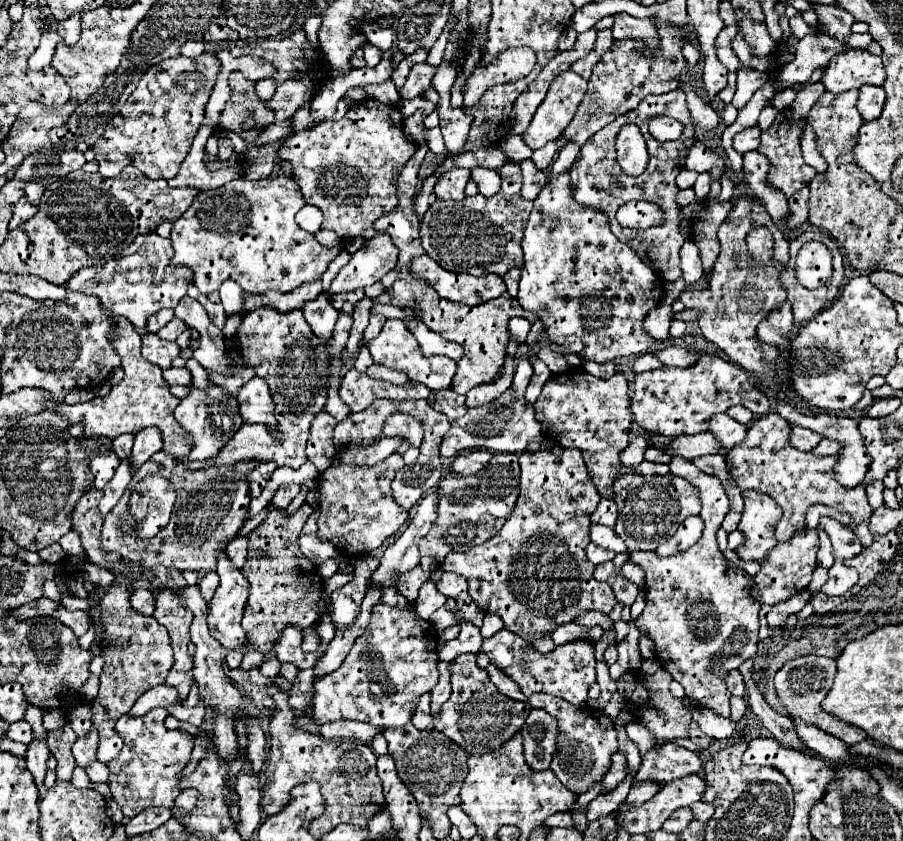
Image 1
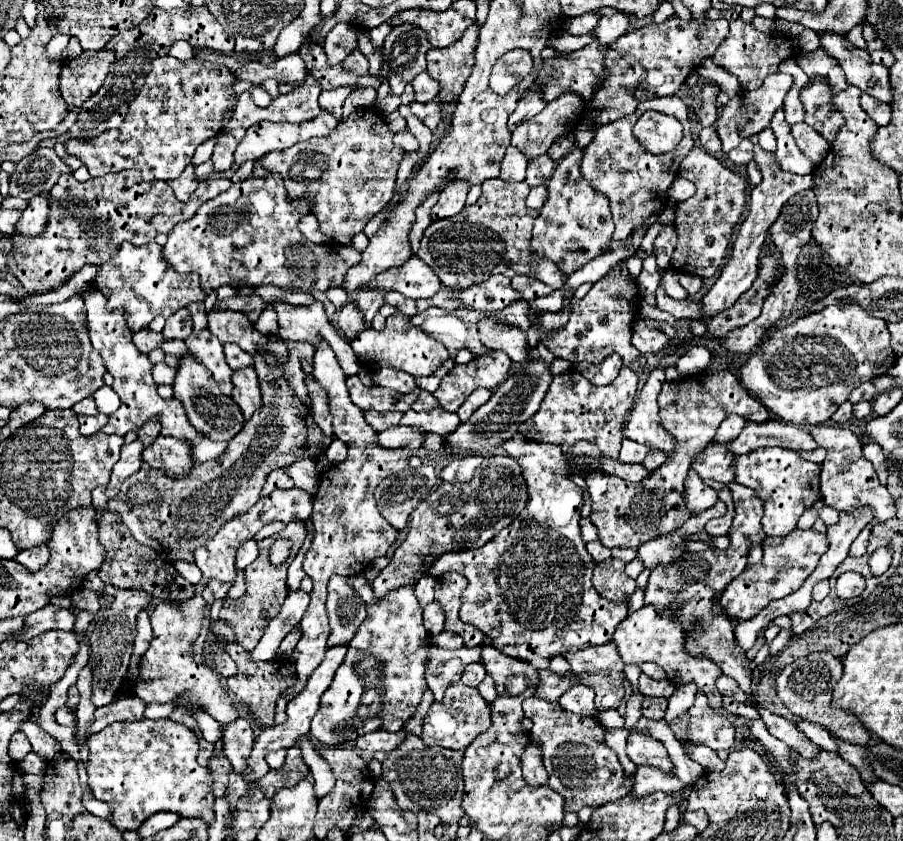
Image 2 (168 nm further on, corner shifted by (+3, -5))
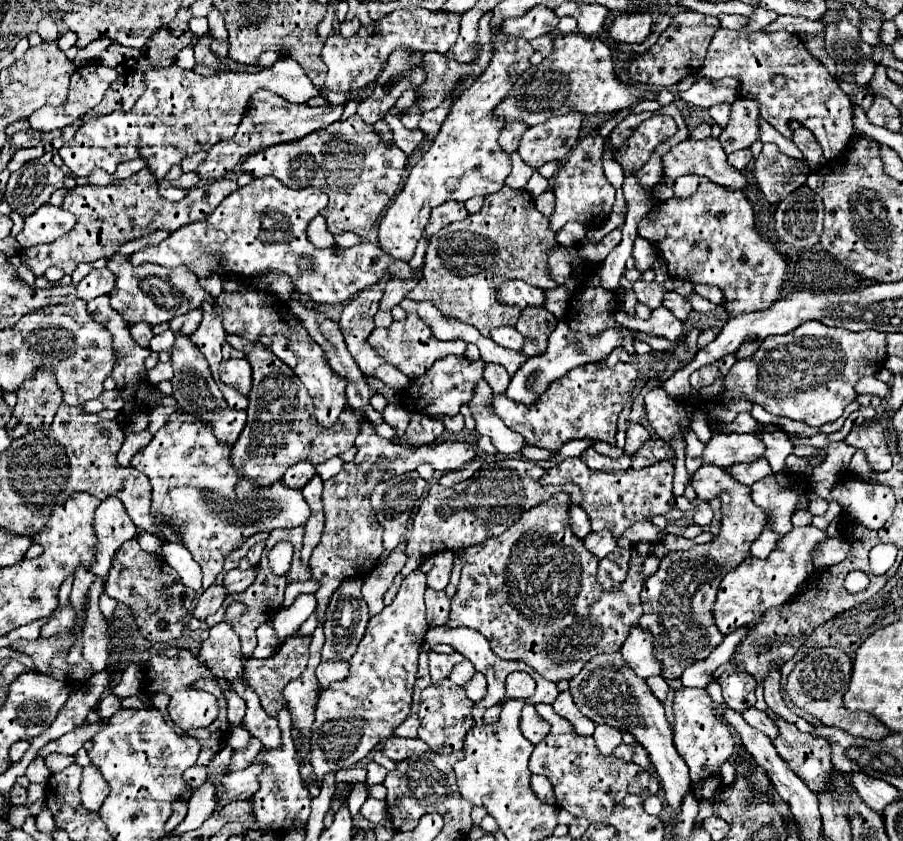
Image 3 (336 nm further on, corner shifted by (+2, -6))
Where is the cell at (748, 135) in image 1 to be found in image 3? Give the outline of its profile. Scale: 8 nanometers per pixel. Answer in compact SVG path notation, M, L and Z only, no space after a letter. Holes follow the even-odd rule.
M747 148L747 150L737 150L737 152L733 152L733 154L727 156L727 162L729 162L735 170L743 170L743 168L751 162L751 150L749 150L749 148Z

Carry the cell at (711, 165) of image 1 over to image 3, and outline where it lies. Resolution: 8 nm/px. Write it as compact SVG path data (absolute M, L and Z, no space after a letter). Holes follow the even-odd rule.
M701 178L699 188L687 198L669 198L661 202L653 216L649 214L639 222L639 236L647 238L657 254L667 264L667 272L671 278L689 280L693 284L715 284L725 294L725 308L733 316L767 310L775 300L779 300L785 286L785 258L777 252L775 244L761 238L755 230L755 212L741 192L725 192L719 184L713 184L711 180Z

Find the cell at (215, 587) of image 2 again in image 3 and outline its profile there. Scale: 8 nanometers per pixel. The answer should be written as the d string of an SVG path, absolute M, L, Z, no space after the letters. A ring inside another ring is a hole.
M251 566L249 570L239 570L239 568L229 570L223 582L229 592L243 592L255 582L255 578L257 578L257 566Z

